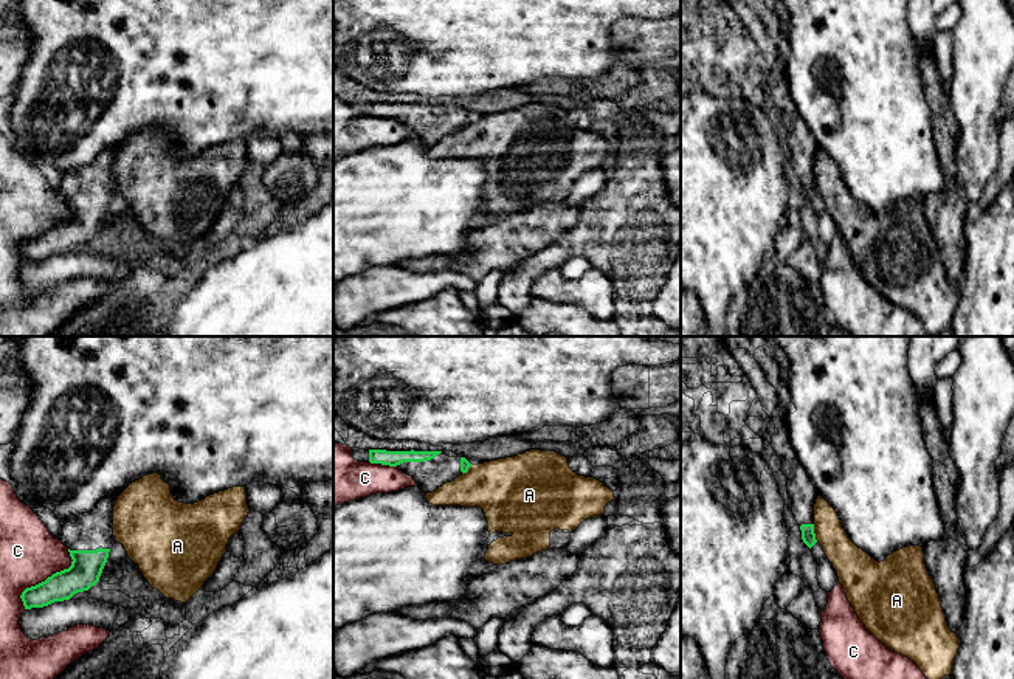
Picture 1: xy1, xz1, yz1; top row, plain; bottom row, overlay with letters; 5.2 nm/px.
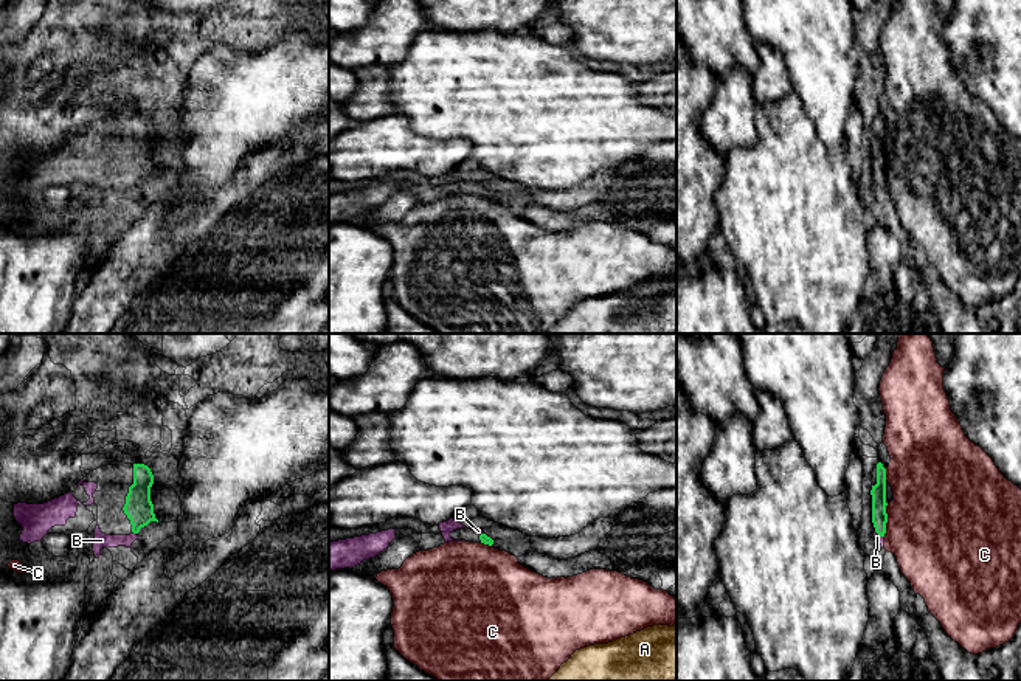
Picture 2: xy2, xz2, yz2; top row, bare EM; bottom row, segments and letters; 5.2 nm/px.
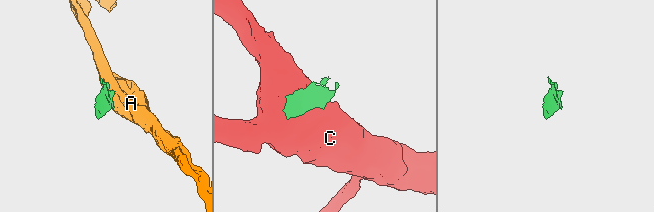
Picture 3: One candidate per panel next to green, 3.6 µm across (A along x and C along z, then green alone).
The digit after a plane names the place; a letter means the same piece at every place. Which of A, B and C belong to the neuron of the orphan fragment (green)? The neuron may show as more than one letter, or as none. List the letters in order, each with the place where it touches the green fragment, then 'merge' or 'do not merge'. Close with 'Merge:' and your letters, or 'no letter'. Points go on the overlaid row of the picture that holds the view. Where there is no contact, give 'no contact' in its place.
A: contact yz1 (814, 534); do not merge
B: contact xy2 (135, 532); merge
C: contact xy1 (47, 579); do not merge
Merge: B

